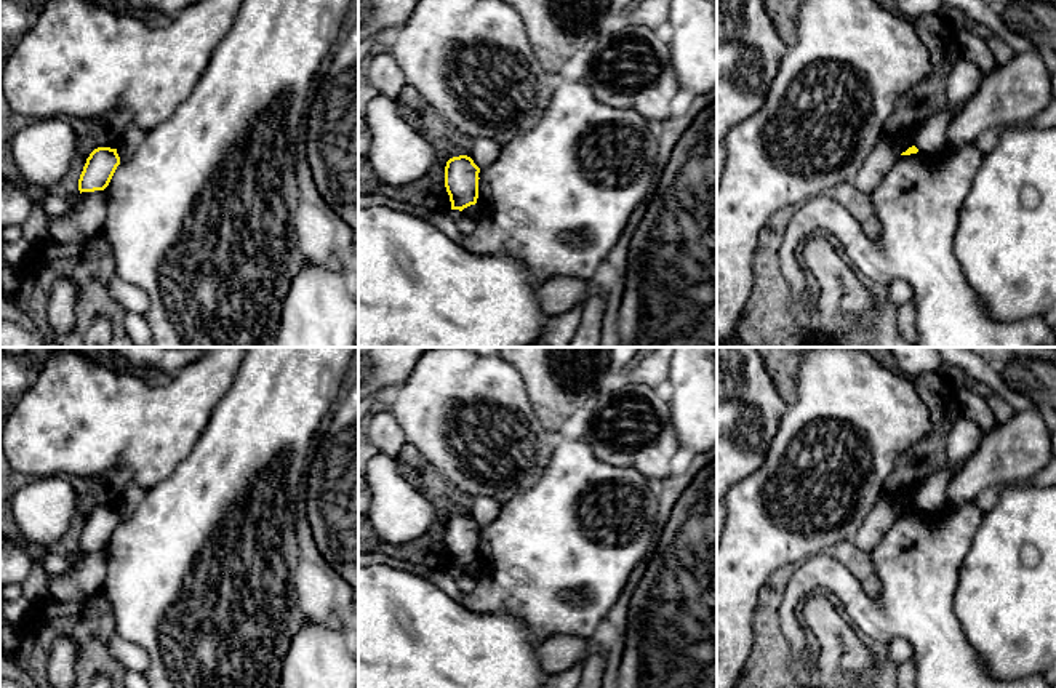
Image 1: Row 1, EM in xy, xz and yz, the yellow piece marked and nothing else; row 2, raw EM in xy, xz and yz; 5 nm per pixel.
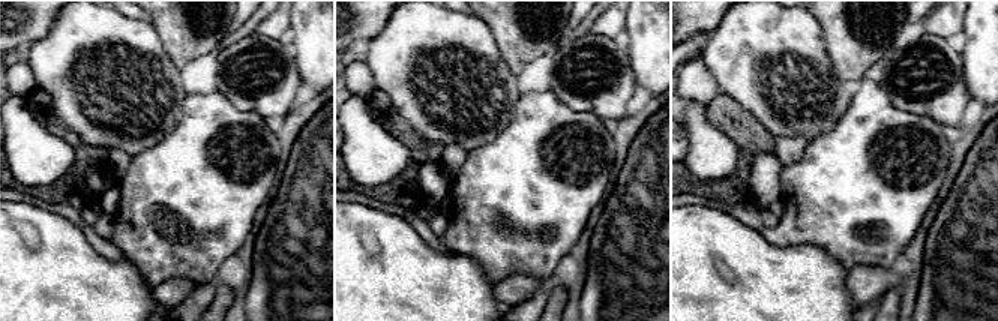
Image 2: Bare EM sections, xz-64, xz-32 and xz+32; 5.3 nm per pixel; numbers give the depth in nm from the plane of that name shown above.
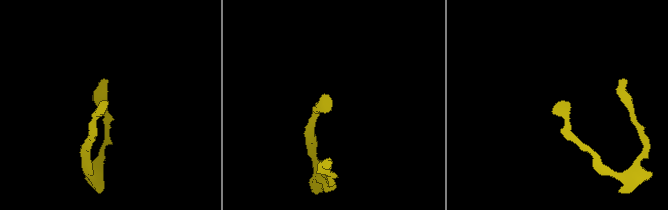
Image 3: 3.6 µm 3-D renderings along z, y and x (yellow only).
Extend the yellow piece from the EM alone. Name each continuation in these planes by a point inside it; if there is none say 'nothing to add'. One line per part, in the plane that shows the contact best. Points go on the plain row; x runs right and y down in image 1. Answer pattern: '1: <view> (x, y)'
nothing to add

